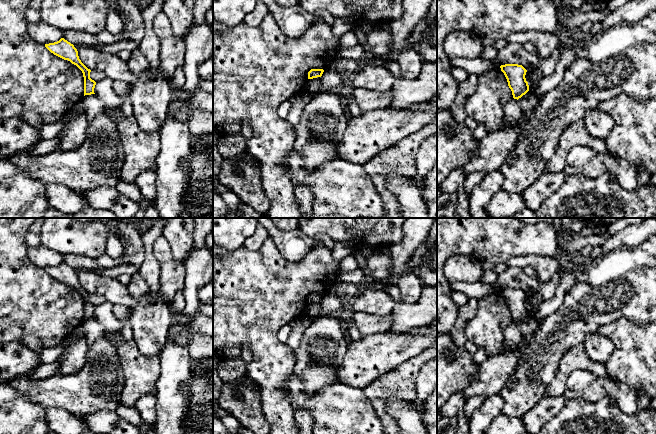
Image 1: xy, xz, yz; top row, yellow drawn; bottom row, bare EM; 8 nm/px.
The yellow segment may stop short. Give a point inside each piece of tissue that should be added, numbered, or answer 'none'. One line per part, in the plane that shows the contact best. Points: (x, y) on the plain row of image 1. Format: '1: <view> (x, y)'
none

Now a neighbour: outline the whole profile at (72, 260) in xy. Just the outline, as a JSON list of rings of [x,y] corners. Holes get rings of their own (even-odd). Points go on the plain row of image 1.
[[[67,254],[63,256],[63,262],[73,269],[77,267],[93,269],[98,266],[96,259],[75,254]]]

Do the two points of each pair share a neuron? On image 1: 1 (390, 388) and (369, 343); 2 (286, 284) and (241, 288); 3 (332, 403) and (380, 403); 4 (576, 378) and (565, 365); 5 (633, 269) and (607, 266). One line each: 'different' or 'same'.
1: different
2: same
3: different
4: different
5: same

